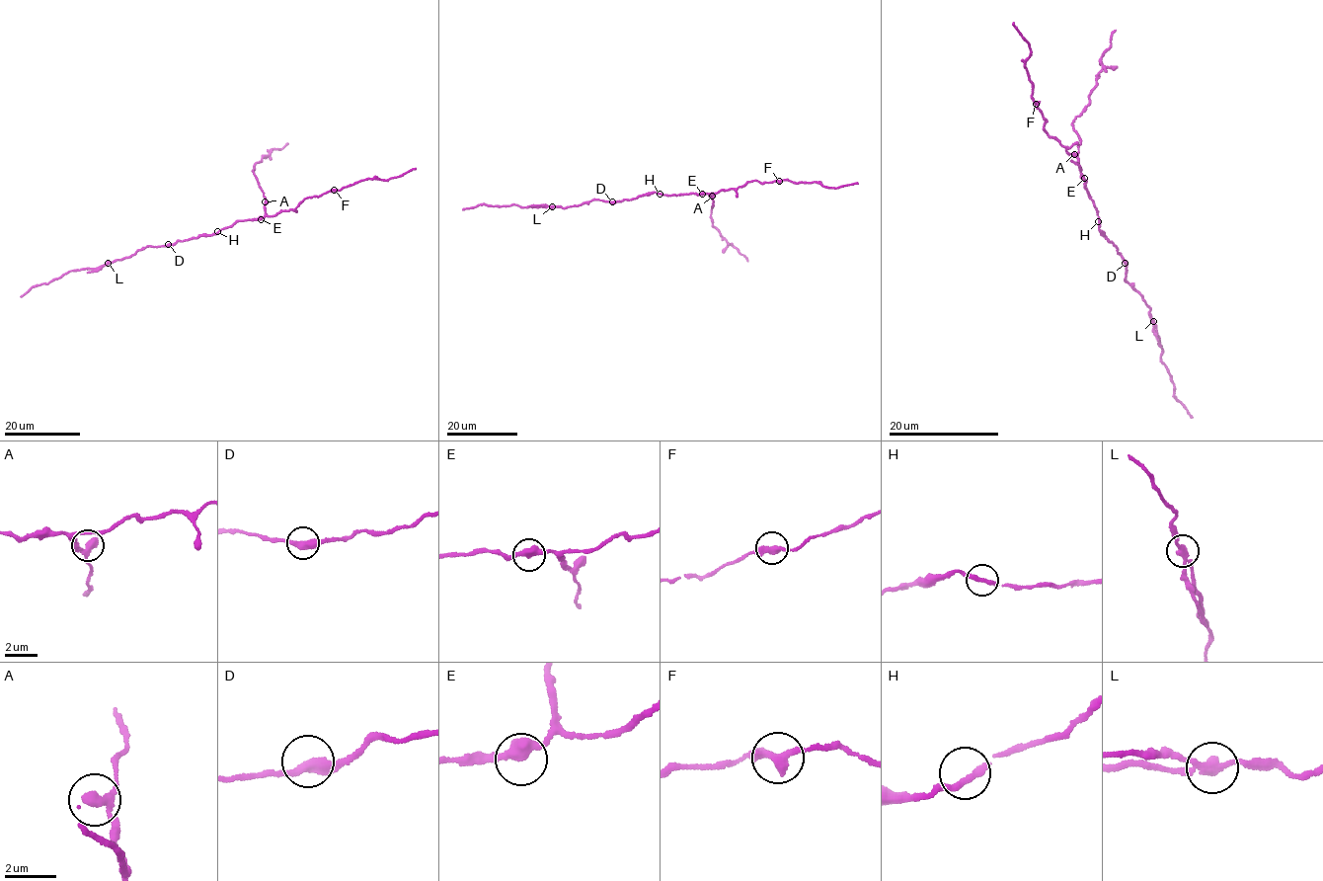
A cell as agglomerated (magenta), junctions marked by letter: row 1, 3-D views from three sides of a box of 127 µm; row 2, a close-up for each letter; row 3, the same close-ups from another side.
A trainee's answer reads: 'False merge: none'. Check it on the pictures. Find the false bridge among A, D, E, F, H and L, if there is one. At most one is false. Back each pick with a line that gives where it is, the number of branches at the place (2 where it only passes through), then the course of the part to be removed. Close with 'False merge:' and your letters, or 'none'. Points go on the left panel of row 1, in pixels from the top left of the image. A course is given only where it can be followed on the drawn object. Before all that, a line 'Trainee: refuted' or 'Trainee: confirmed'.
Trainee: refuted
L: Place: (108, 263). Branches: 2. Course of the part to remove: (108, 263), (87, 273)
False merge: L

